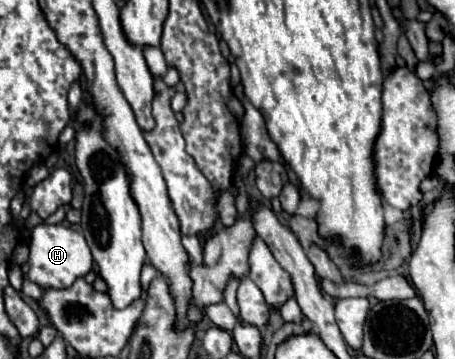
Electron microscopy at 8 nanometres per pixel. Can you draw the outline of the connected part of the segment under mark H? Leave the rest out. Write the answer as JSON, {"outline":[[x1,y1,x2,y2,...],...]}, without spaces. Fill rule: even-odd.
{"outline":[[39,224,31,232,31,246,29,246,29,272,27,278,41,288,69,288,77,278,83,278,93,268,93,258,85,236,73,228,61,224]]}

